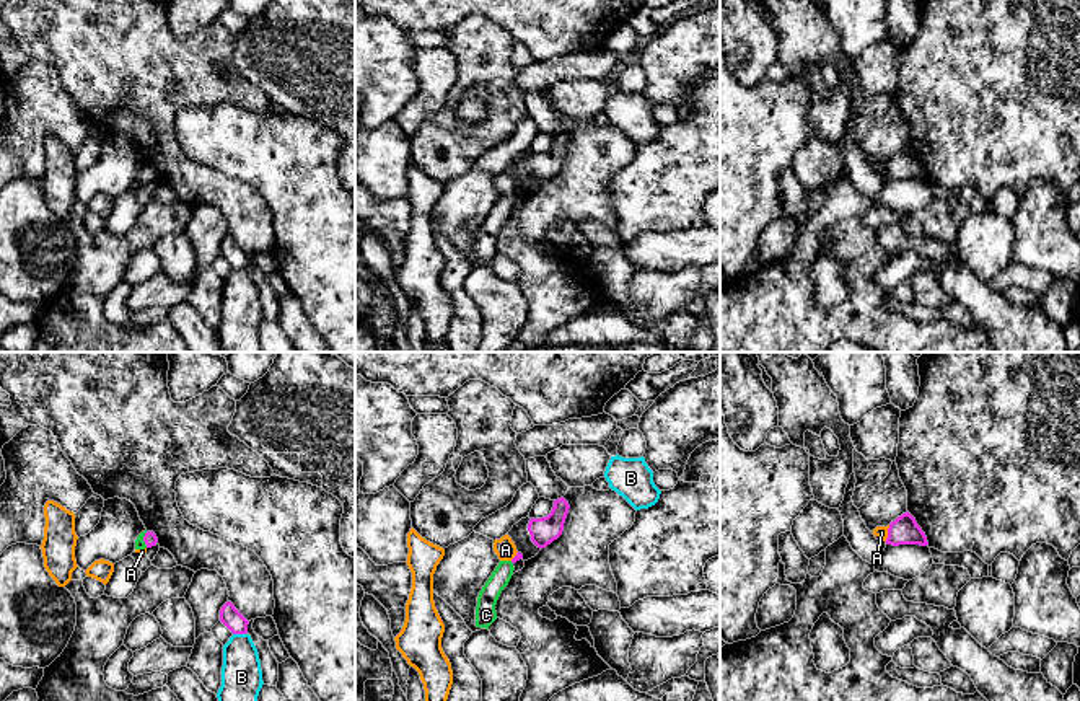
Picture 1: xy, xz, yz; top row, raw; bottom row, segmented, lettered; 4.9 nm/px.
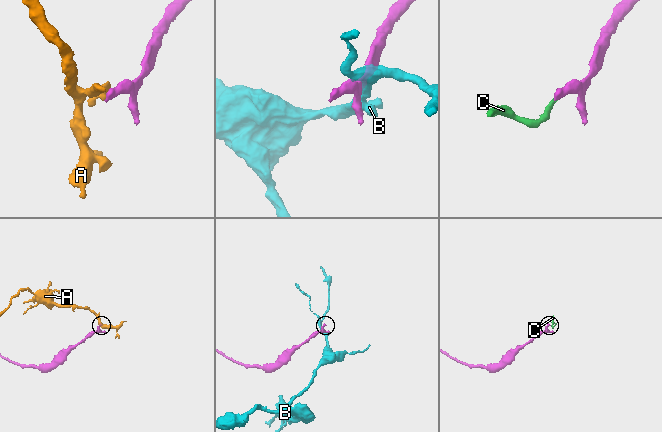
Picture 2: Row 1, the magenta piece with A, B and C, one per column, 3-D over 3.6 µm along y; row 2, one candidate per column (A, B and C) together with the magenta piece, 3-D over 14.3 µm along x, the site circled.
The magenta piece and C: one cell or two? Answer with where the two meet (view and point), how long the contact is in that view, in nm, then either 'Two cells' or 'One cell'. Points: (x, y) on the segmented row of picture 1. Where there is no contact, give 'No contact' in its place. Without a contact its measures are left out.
Touches magenta at xy (144, 540). Shared border 80 nm. One cell

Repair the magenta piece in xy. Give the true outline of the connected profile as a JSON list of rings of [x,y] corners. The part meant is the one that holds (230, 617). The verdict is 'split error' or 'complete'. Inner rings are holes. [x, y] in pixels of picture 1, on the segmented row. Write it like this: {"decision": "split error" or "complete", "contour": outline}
{"decision": "complete", "contour": [[[226,602],[220,610],[220,621],[233,634],[246,634],[249,621],[235,608],[231,602]]]}

